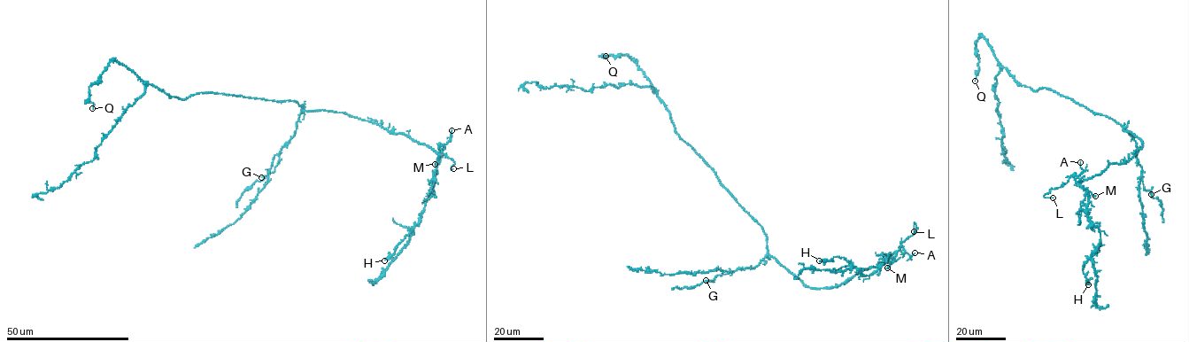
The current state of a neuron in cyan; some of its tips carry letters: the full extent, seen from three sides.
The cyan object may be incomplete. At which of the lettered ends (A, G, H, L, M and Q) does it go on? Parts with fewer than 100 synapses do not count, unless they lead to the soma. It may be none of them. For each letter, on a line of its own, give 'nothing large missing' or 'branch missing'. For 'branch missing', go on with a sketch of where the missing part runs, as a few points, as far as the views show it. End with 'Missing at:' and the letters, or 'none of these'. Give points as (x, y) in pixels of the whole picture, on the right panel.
A: nothing large missing
G: nothing large missing
H: nothing large missing
L: branch missing; course (1053, 198), (1071, 203), (1087, 202), (1097, 209)
M: nothing large missing
Q: nothing large missing
Missing at: L

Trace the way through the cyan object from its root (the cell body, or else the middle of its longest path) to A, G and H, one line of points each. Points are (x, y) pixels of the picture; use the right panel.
A: (1107, 117), (1138, 137), (1140, 149), (1126, 162), (1111, 164), (1100, 174), (1078, 182), (1083, 171), (1080, 162)
G: (1107, 117), (1120, 123), (1135, 141), (1144, 190), (1151, 194)
H: (1107, 117), (1142, 145), (1079, 184), (1100, 234), (1083, 265), (1088, 284)

